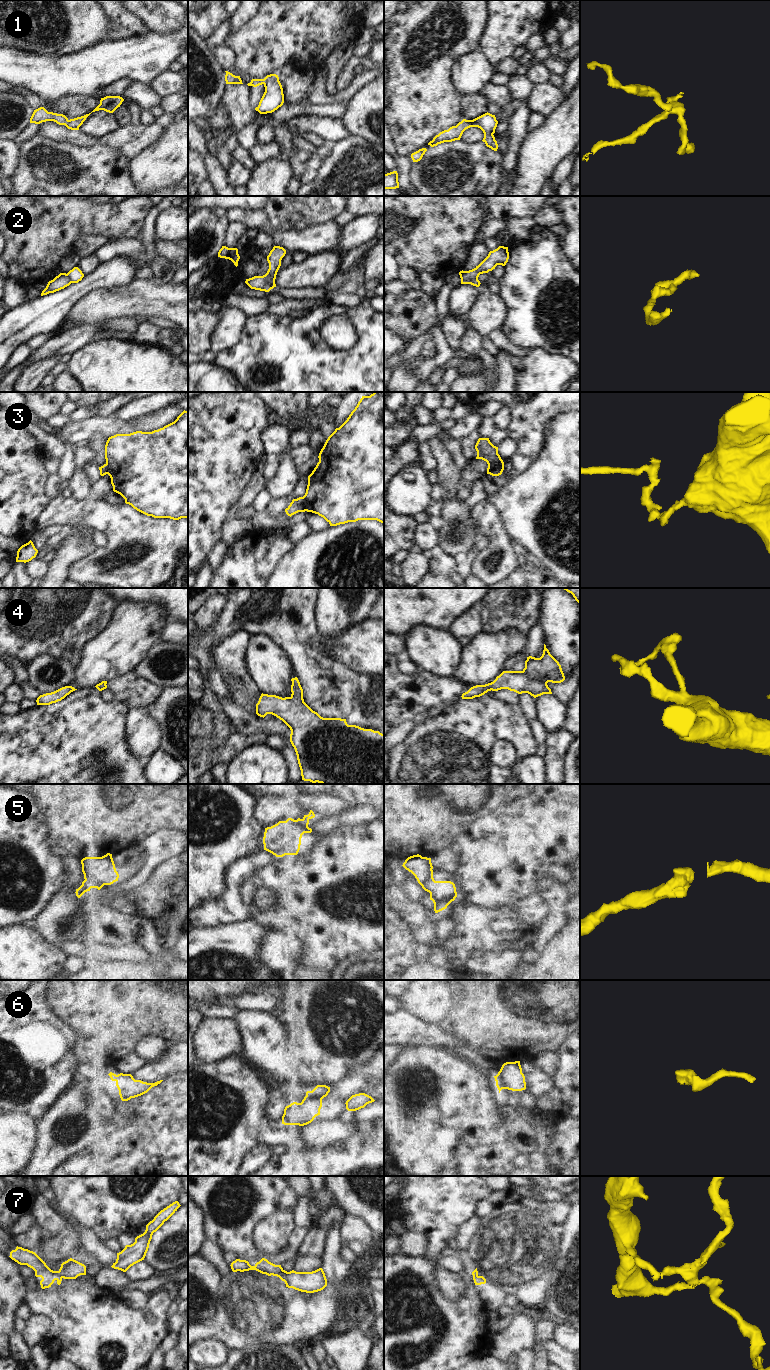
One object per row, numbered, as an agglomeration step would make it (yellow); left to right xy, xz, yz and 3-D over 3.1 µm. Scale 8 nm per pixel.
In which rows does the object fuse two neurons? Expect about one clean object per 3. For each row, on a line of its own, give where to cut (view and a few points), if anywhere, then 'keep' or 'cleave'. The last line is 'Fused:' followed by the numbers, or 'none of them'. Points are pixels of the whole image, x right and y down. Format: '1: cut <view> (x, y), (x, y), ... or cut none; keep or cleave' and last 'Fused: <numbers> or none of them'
1: cut xy (68, 120), (64, 124); cleave
2: cut xz (264, 275), (266, 284), (270, 289); cleave
3: cut yz (502, 460), (493, 464), (488, 473); cleave
4: cut none; keep
5: cut xz (286, 820), (297, 821), (307, 827); cleave
6: cut xz (311, 1091), (321, 1101); cleave
7: cut xy (58, 1271), (62, 1277); cleave
Fused: 1, 2, 3, 5, 6, 7

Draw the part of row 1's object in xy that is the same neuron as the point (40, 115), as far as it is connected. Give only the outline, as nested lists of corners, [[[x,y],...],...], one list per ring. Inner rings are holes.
[[[44,107],[34,110],[30,123],[40,124],[46,121],[54,121],[59,125],[65,125],[68,122],[68,118],[63,114],[48,112]]]

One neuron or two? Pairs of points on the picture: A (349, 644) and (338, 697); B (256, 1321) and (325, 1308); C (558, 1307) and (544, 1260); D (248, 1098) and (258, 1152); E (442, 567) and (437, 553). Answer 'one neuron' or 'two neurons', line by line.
A: two neurons
B: one neuron
C: two neurons
D: two neurons
E: one neuron

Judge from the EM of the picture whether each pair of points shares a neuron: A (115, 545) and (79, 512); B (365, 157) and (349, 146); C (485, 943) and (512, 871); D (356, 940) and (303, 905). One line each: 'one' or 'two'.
A: one
B: one
C: two
D: one

